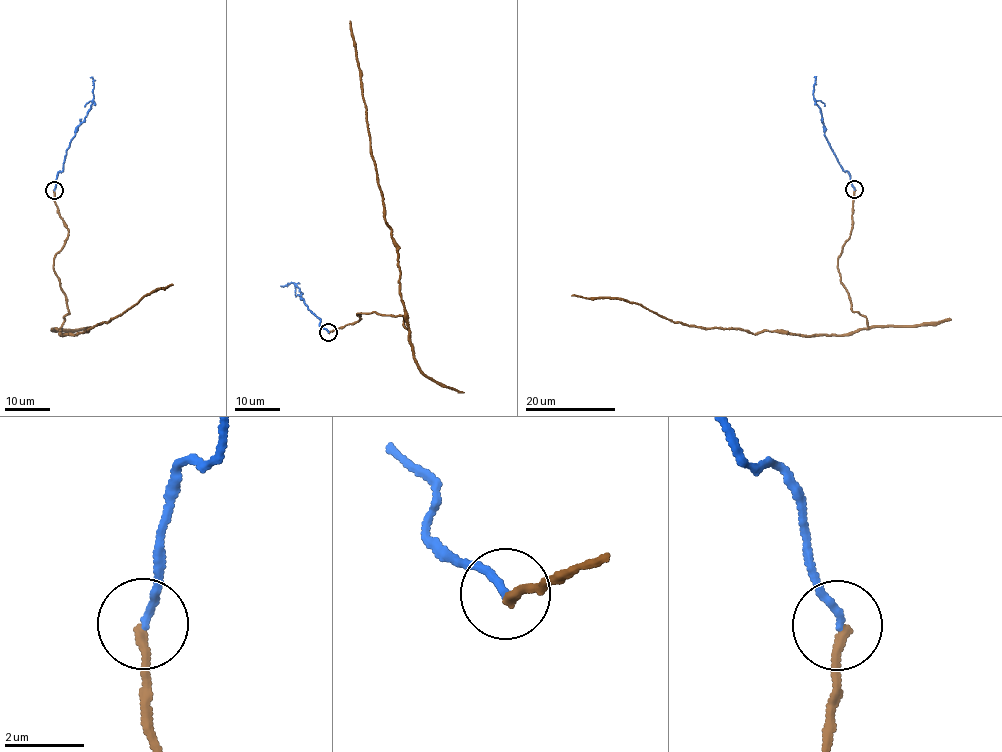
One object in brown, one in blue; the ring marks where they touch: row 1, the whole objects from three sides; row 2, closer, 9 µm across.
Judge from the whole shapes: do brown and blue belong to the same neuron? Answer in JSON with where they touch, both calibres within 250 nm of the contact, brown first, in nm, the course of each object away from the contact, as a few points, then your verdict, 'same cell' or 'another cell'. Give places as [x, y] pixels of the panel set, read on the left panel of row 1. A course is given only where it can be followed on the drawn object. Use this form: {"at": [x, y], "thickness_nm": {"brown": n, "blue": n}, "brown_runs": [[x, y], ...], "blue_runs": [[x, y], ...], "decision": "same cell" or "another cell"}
{"at": [54, 190], "thickness_nm": {"brown": 240, "blue": 180}, "brown_runs": [[53, 189], [57, 213], [68, 231], [53, 268], [69, 312], [60, 328], [62, 335], [88, 331], [173, 284]], "blue_runs": [[53, 189], [75, 129], [83, 122], [94, 97], [92, 78], [90, 77]], "decision": "same cell"}

